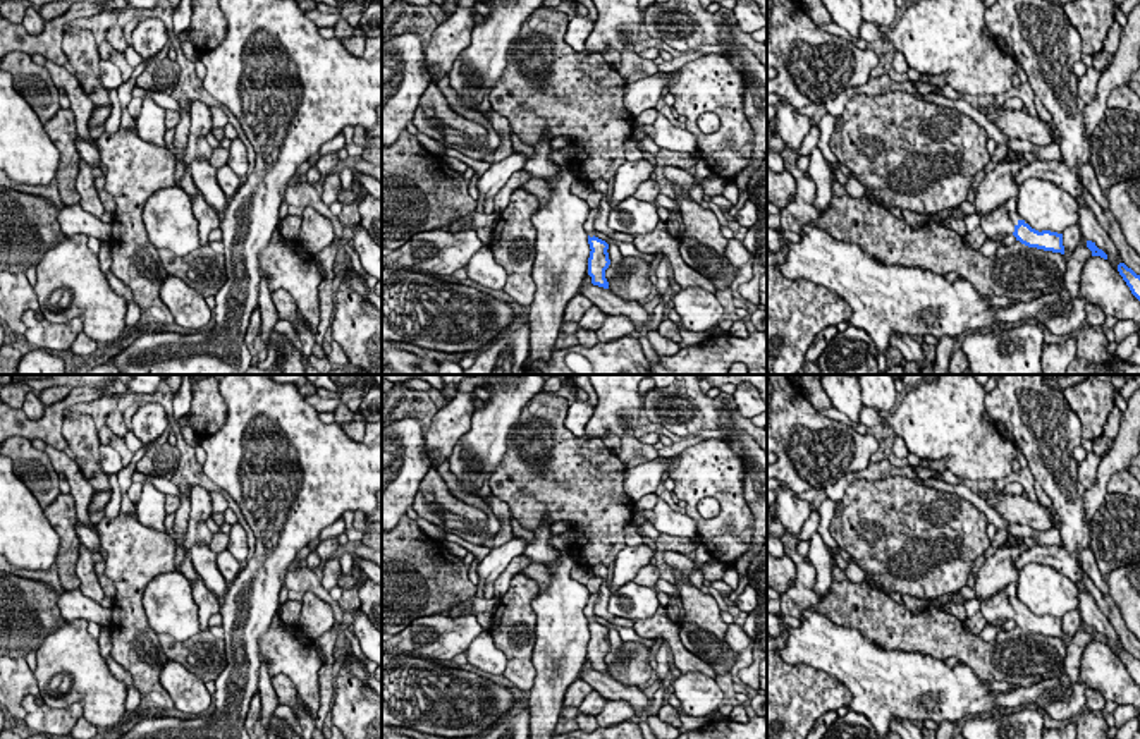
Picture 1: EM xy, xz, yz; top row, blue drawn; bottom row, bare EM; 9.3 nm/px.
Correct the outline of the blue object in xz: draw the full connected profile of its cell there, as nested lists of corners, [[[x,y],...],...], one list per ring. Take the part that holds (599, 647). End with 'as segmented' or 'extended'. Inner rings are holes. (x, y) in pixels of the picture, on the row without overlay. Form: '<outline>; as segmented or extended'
[[[590,593],[588,603],[585,607],[585,615],[588,620],[590,629],[590,643],[588,643],[588,660],[591,662],[591,669],[609,674],[609,667],[605,663],[605,655],[610,650],[609,644],[609,629],[598,622],[595,622],[595,602],[598,598],[598,593]]]; extended

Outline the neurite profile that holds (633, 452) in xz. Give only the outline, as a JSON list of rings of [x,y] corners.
[[[628,431],[621,437],[621,443],[617,457],[628,469],[653,461],[659,455],[653,445],[641,443]]]

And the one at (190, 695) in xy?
[[[169,660],[160,672],[160,684],[186,715],[205,715],[211,705],[206,682],[186,670],[181,663]]]

